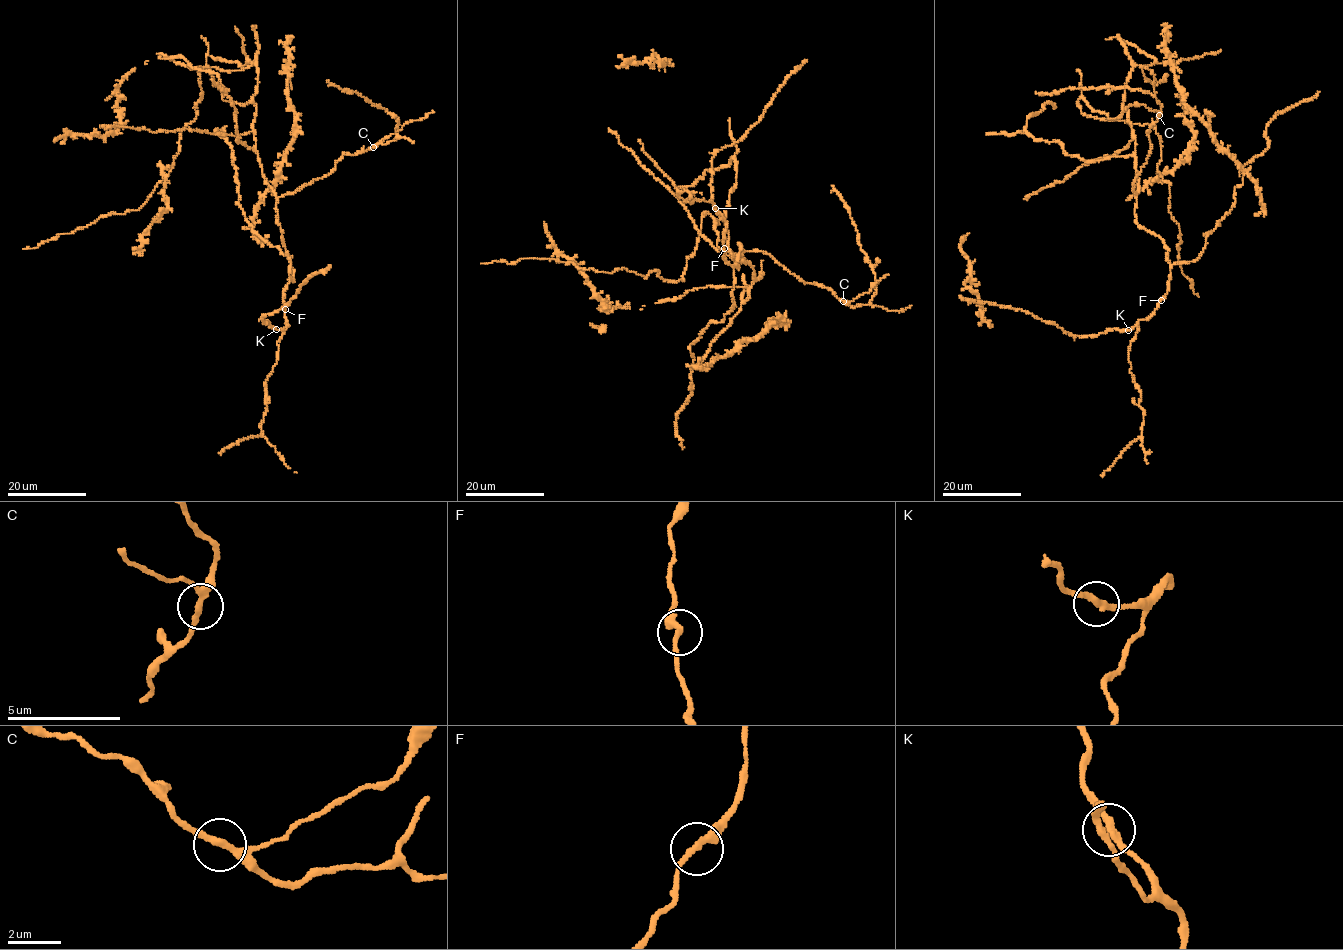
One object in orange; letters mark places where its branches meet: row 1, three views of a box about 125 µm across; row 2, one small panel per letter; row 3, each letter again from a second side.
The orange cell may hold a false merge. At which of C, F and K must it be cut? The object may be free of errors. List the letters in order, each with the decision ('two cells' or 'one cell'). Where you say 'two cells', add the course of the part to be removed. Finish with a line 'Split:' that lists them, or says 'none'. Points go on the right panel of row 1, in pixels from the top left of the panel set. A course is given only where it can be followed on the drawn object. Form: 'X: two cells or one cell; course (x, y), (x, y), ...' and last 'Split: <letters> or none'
C: one cell
F: one cell
K: one cell
Split: none

